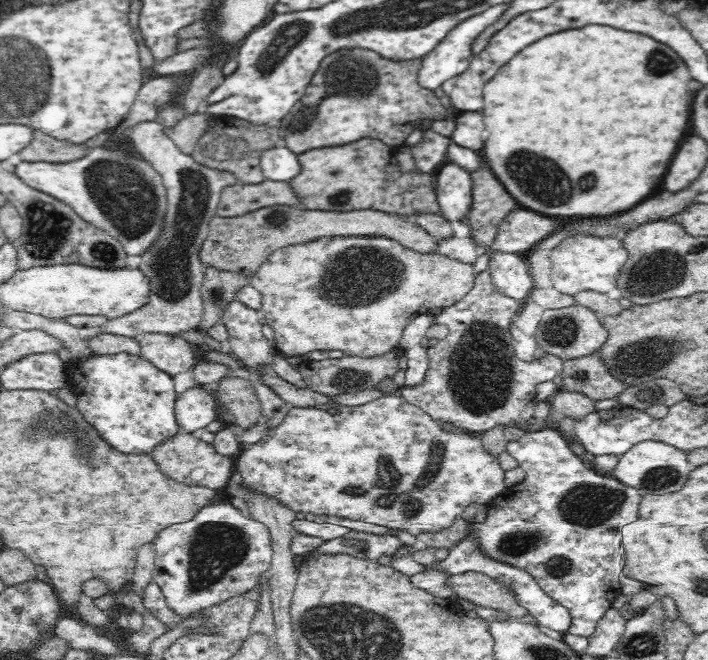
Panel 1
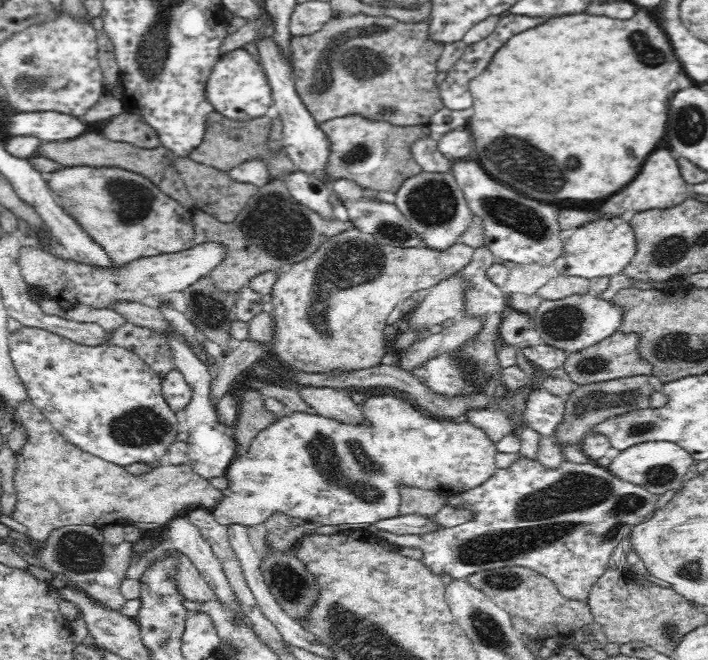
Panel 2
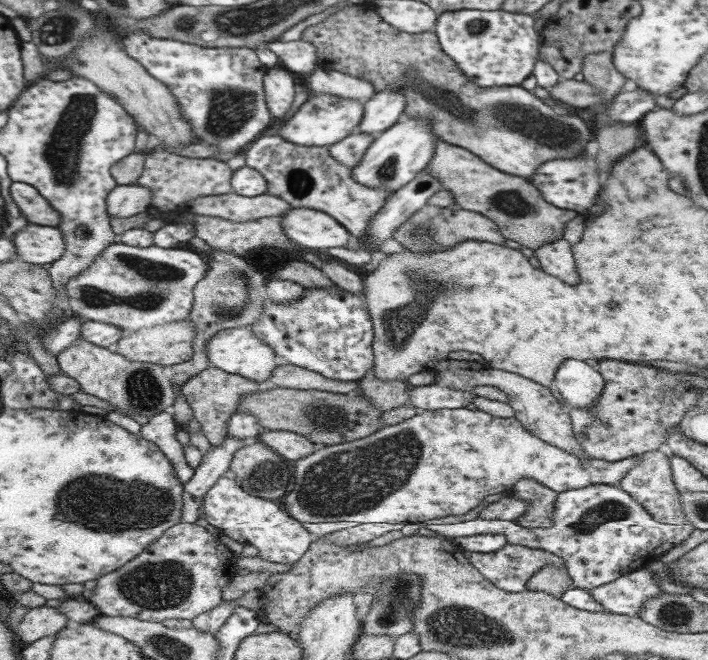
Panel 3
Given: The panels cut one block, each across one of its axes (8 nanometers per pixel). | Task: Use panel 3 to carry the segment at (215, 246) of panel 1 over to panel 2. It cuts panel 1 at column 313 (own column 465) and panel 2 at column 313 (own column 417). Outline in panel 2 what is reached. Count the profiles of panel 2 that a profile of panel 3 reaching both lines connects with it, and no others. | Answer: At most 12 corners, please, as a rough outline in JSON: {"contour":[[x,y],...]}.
{"contour":[[280,178],[232,222],[192,209],[193,246],[218,242],[208,276],[233,293],[355,228],[299,204]]}

